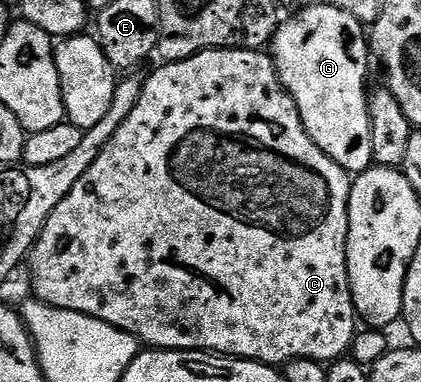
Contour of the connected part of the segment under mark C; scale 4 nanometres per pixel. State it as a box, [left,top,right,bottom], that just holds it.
[30,48,358,366]

